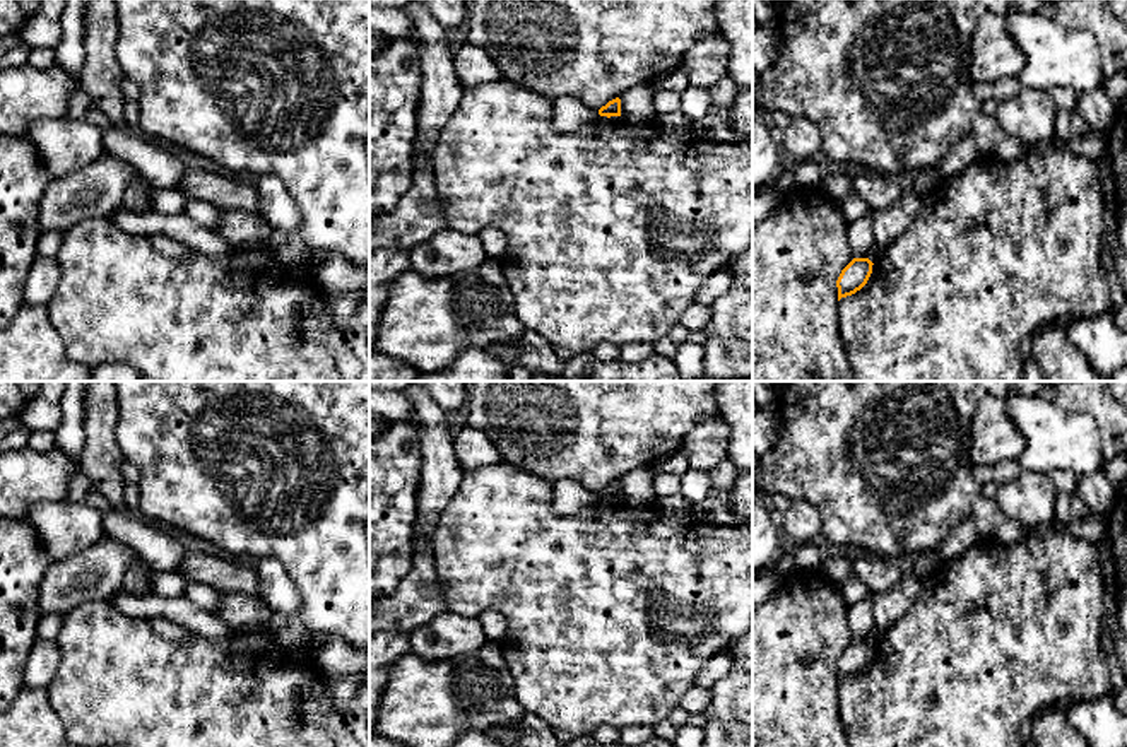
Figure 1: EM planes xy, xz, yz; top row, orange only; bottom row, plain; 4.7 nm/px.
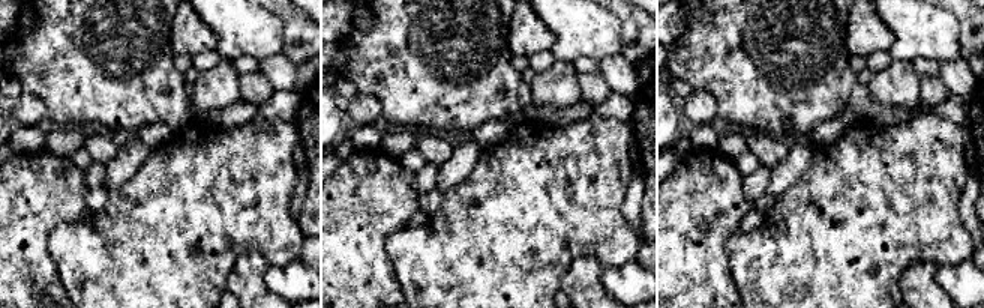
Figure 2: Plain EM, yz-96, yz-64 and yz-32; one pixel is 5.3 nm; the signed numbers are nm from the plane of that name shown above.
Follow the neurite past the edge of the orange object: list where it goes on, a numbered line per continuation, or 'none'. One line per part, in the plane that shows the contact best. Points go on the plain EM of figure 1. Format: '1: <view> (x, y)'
none

